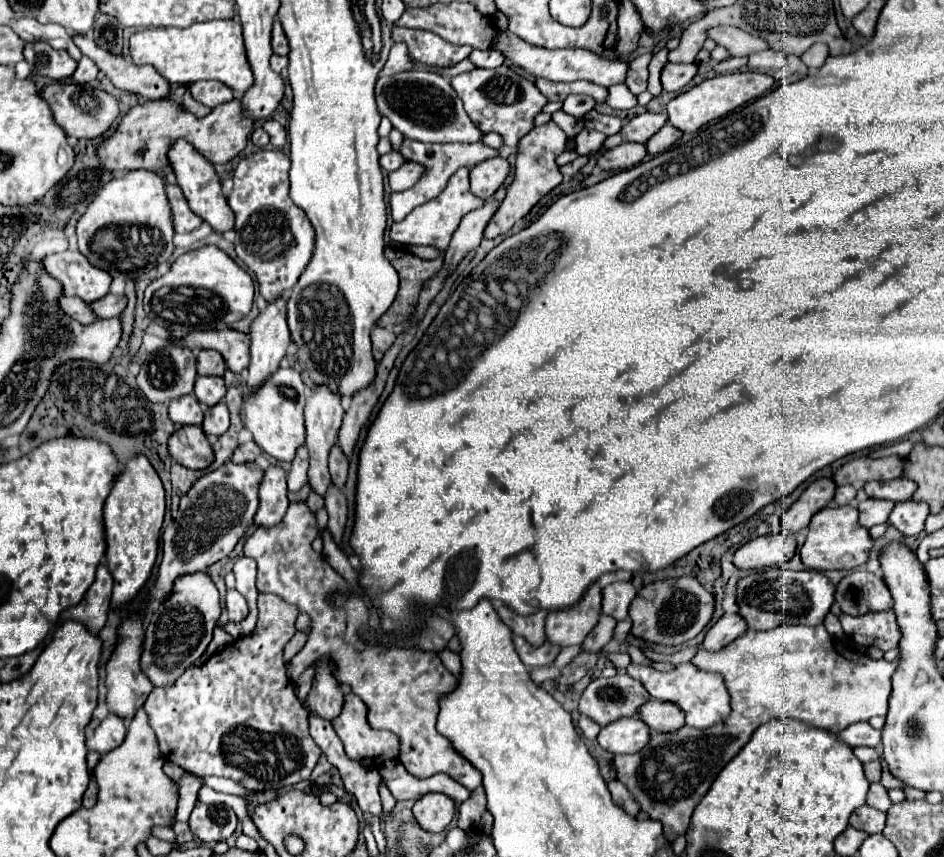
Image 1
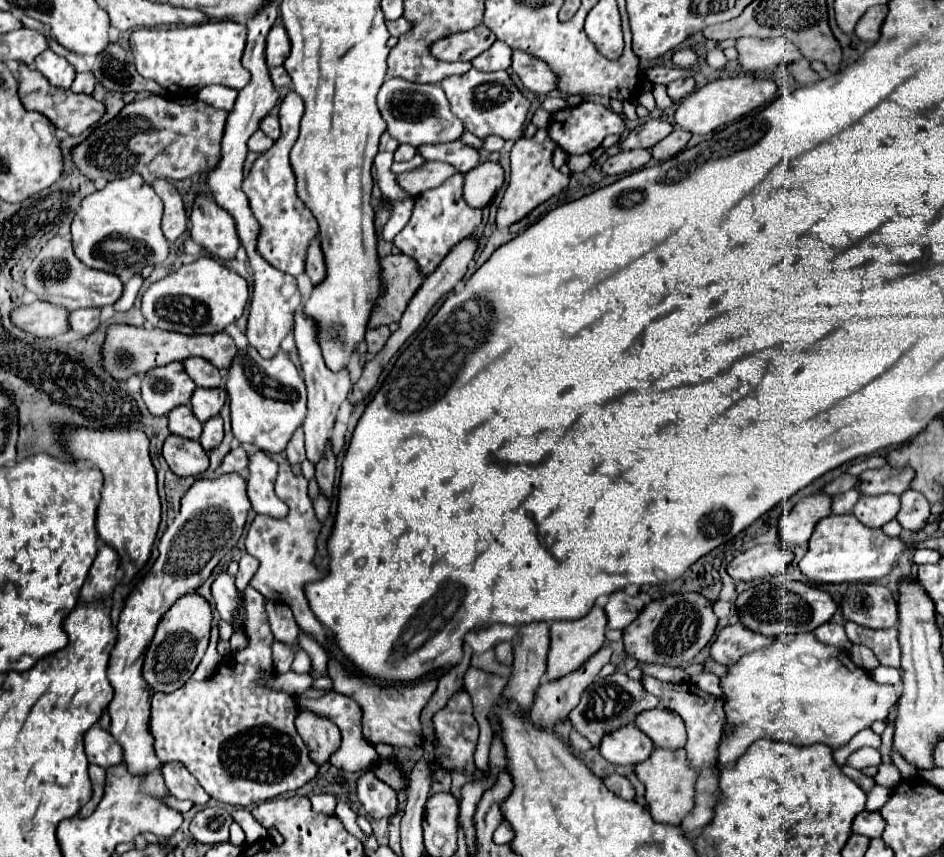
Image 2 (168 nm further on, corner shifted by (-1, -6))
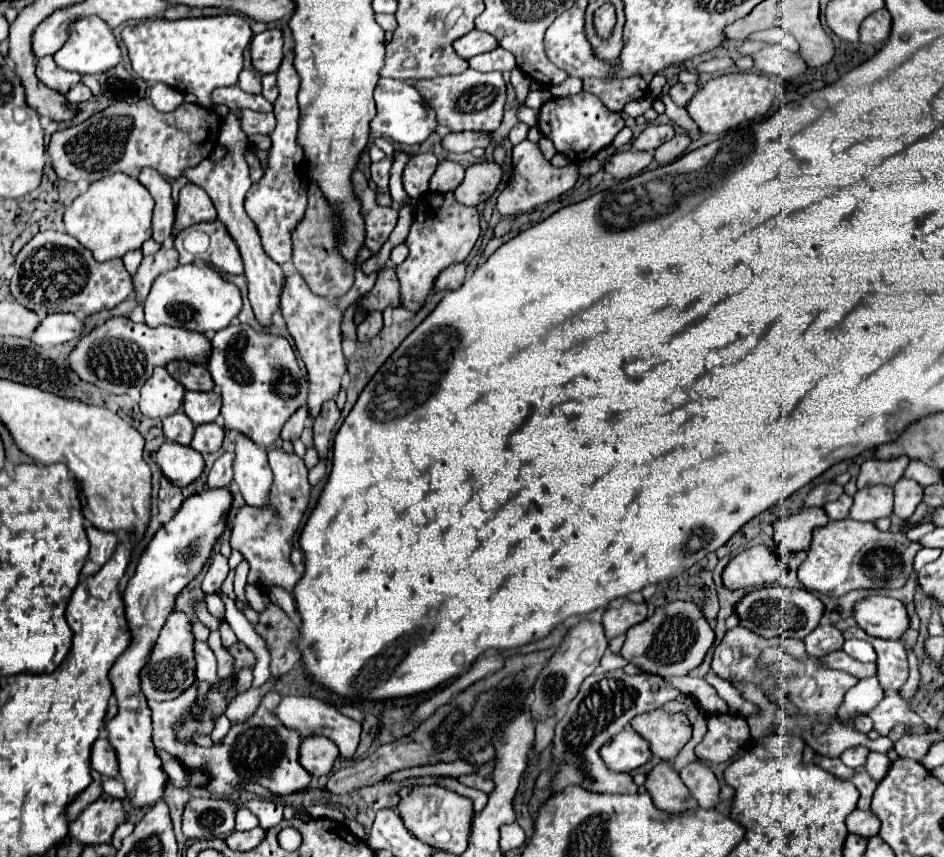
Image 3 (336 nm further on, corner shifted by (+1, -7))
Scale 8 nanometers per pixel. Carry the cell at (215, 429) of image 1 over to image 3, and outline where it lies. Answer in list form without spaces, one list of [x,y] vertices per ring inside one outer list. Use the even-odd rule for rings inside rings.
[[[213,421],[213,423],[205,423],[205,425],[197,425],[195,427],[195,435],[191,441],[191,447],[199,453],[215,453],[221,449],[225,431],[223,427]]]

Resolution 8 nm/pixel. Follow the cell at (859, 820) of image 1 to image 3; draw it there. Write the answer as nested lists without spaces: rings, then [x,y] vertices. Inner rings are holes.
[[[855,809],[849,817],[847,817],[847,829],[849,833],[855,833],[855,835],[861,835],[861,837],[873,837],[879,833],[879,819],[873,815],[873,811],[861,811],[861,809]]]

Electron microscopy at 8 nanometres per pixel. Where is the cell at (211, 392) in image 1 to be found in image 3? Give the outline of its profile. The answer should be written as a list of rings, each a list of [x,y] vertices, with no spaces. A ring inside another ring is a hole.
[[[217,389],[209,393],[191,393],[191,391],[185,393],[183,411],[195,425],[217,421],[219,409],[221,409],[221,393]]]

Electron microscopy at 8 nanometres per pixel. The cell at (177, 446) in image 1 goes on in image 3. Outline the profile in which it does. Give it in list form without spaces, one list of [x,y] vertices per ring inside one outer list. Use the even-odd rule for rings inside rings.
[[[165,441],[159,447],[155,461],[161,467],[163,475],[177,487],[191,485],[205,469],[201,453],[197,453],[191,447],[183,447],[179,443],[171,443],[171,441]]]

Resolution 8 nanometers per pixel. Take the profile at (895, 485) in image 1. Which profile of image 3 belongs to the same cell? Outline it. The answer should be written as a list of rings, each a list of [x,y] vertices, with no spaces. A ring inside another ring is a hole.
[[[901,455],[897,459],[887,459],[887,461],[869,459],[861,465],[861,473],[857,477],[857,487],[863,489],[869,485],[877,485],[877,483],[895,485],[903,477],[903,471],[907,465],[909,465],[907,455]]]

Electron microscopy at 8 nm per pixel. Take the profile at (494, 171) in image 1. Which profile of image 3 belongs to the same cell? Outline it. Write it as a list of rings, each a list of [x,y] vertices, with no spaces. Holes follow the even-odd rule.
[[[489,161],[475,163],[465,171],[465,179],[453,191],[453,195],[461,205],[475,207],[477,203],[491,197],[497,191],[501,183],[501,175],[503,171],[495,163],[489,163]]]

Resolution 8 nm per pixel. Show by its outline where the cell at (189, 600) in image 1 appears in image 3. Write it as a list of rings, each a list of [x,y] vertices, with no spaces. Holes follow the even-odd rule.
[[[173,611],[159,633],[159,639],[151,651],[149,663],[141,669],[141,675],[139,675],[141,677],[141,691],[147,699],[153,699],[153,701],[175,699],[195,683],[193,641],[195,641],[195,637],[191,633],[189,619],[183,613]]]

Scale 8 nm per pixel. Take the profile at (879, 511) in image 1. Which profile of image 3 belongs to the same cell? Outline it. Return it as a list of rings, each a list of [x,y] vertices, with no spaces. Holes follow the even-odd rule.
[[[877,485],[859,489],[853,495],[851,517],[857,521],[875,521],[893,513],[893,487]]]

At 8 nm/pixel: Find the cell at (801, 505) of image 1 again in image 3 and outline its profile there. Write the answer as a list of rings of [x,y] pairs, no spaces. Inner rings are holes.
[[[819,507],[803,509],[791,517],[777,519],[773,523],[775,527],[775,541],[779,547],[787,549],[789,553],[807,551],[811,545],[813,529],[819,525],[829,523],[829,517]]]

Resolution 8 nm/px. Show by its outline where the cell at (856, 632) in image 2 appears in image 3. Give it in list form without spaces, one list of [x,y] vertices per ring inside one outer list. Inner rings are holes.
[[[851,627],[843,631],[845,639],[865,639],[873,645],[873,649],[877,651],[877,661],[879,661],[879,673],[877,679],[883,687],[885,693],[891,691],[899,691],[907,677],[909,677],[909,665],[907,665],[907,653],[901,641],[885,641],[885,639],[877,639],[867,635],[863,629],[859,627]]]

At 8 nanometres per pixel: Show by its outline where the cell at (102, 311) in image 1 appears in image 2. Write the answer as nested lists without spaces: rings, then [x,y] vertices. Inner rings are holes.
[[[85,308],[85,310],[73,310],[69,316],[71,330],[77,334],[93,334],[101,324],[101,310],[99,308]]]

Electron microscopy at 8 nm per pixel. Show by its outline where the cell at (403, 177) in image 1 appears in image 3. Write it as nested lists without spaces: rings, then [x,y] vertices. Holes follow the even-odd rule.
[[[441,161],[437,171],[431,177],[431,191],[435,193],[449,193],[463,181],[465,169],[453,161]]]

